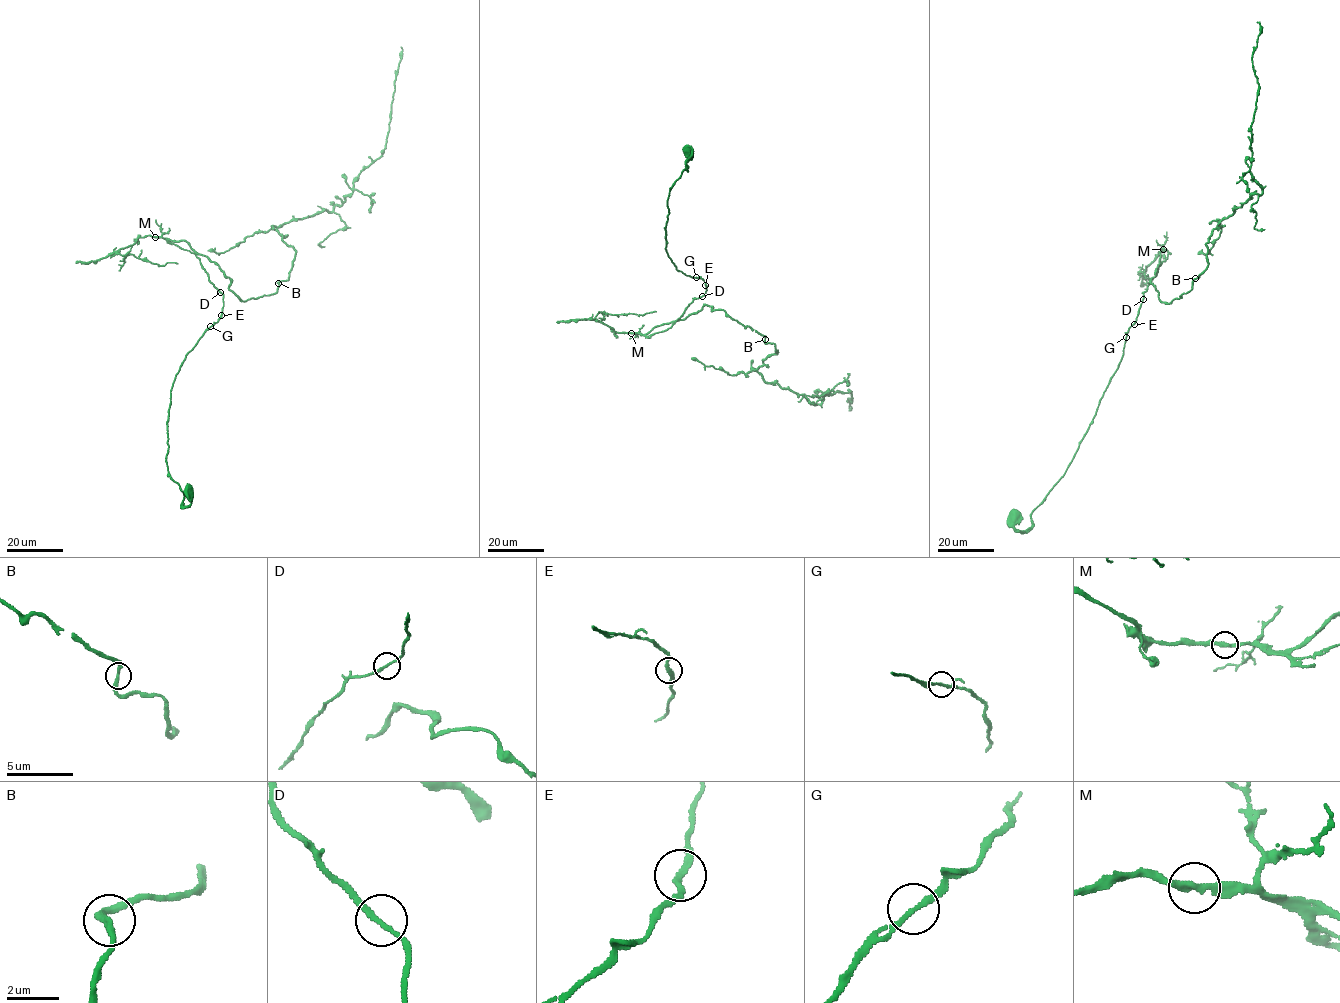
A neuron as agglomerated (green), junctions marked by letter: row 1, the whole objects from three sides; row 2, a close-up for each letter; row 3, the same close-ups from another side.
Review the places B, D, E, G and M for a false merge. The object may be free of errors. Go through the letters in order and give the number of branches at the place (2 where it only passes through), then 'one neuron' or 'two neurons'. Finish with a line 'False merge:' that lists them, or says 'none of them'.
B: branches 2; one neuron
D: branches 2; one neuron
E: branches 2; one neuron
G: branches 2; one neuron
M: branches 2; one neuron
False merge: none of them

